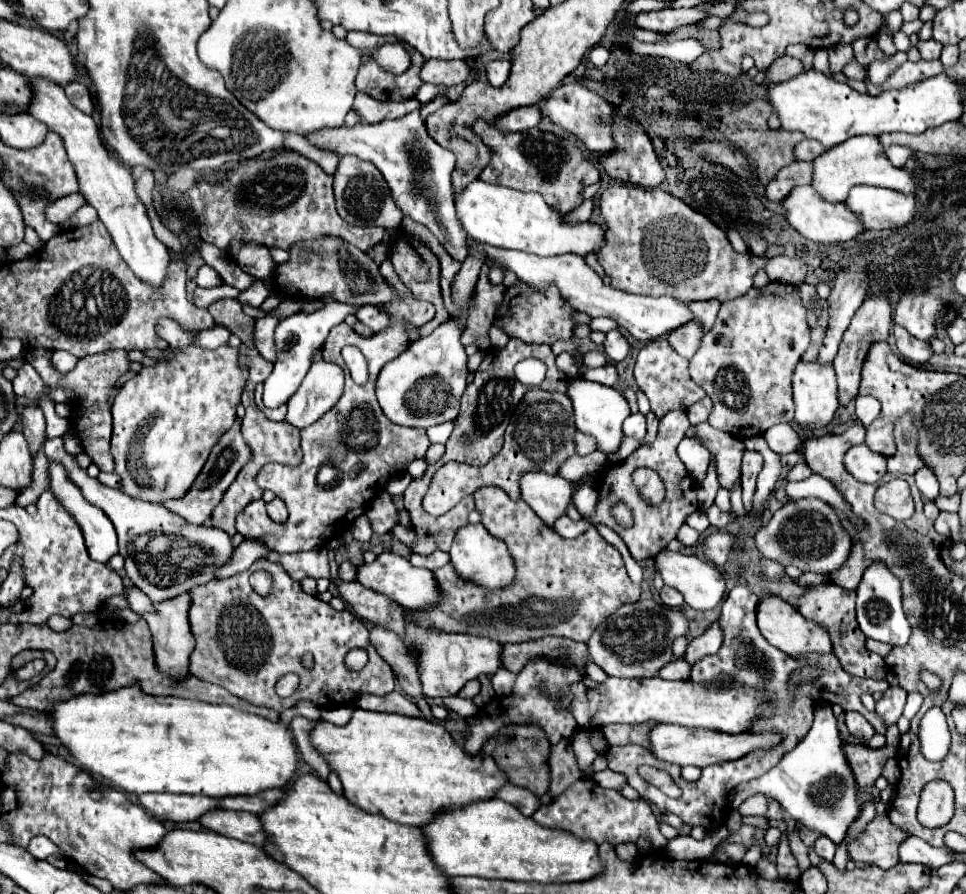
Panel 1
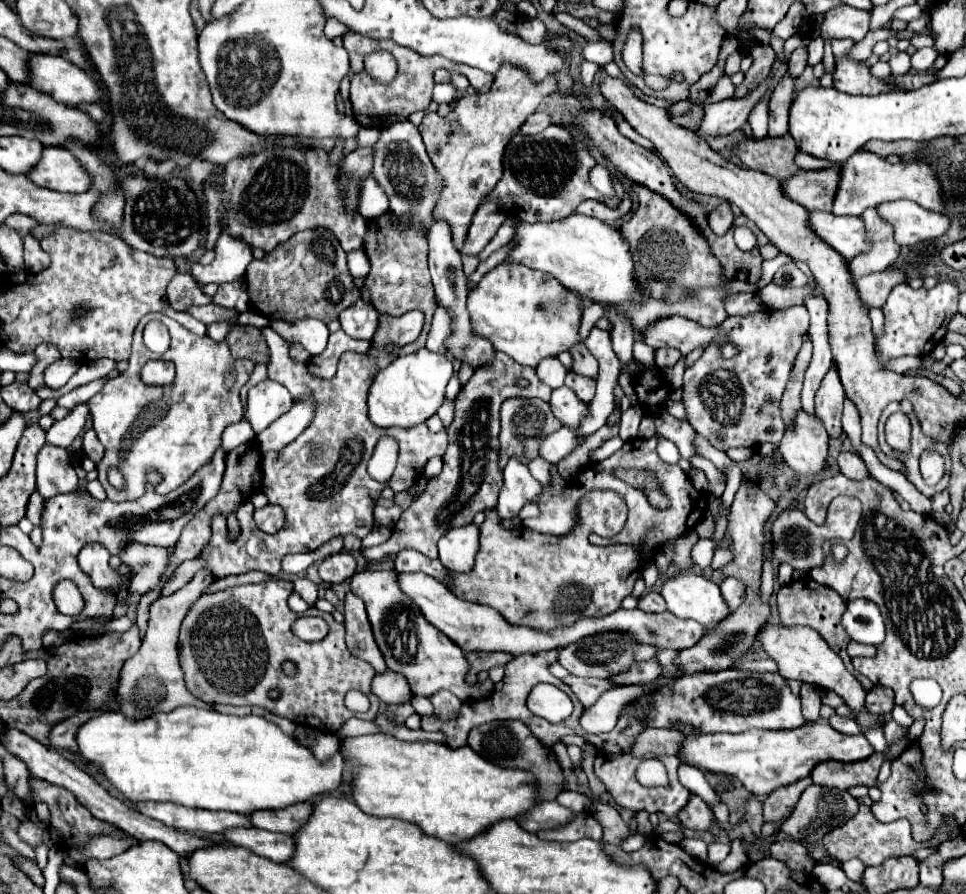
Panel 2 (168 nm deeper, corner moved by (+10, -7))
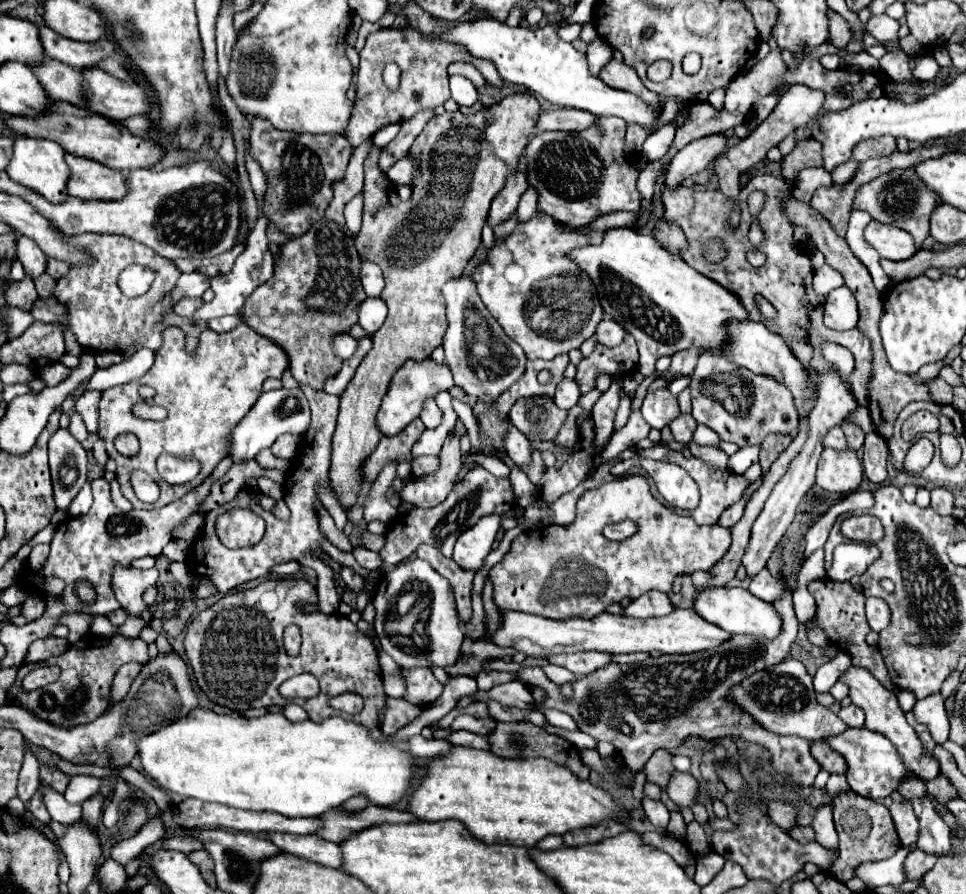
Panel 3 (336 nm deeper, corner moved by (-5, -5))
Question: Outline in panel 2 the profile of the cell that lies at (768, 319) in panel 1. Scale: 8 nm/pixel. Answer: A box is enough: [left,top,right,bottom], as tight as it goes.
[683,305,809,451]

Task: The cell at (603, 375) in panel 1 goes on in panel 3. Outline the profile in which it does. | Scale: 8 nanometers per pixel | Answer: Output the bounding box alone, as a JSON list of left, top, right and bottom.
[578,389,600,411]

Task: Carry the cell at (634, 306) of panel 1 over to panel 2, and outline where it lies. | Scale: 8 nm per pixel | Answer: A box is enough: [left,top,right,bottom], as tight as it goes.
[641,317,737,357]

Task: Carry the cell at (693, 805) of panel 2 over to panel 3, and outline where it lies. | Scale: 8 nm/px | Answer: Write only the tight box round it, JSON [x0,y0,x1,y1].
[666,771,700,807]

